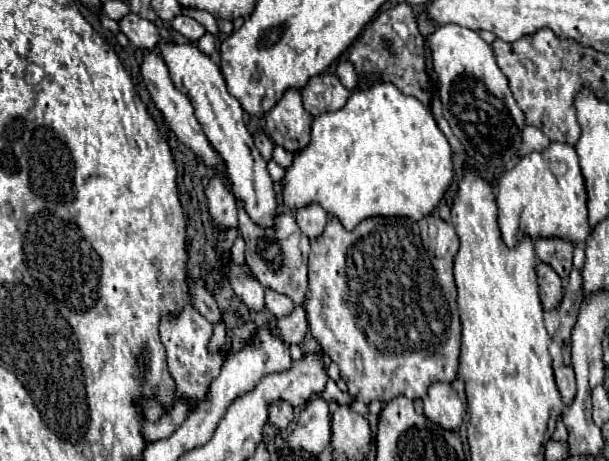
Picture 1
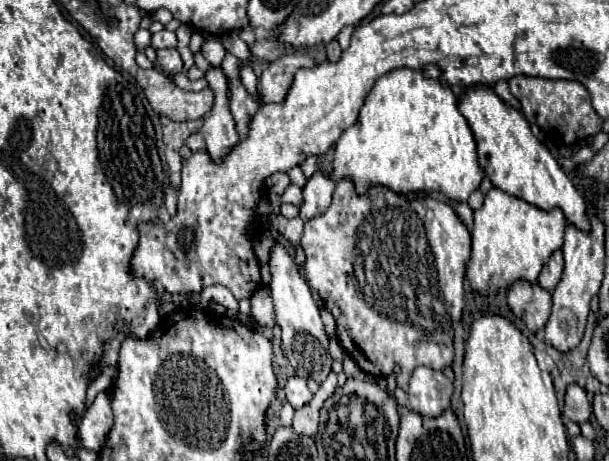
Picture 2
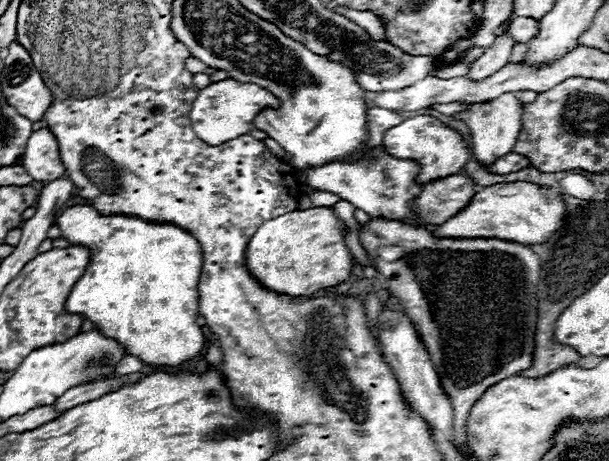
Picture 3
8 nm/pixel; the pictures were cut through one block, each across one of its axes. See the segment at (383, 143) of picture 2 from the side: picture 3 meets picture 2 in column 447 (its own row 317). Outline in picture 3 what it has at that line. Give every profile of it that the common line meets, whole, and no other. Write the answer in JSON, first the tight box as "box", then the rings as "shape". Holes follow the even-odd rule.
{"box":[56,206,204,370],"shape":[[[92,206],[66,208],[56,224],[70,244],[82,244],[90,250],[90,264],[66,300],[66,310],[70,314],[82,314],[94,322],[106,338],[114,338],[128,354],[136,356],[152,370],[176,370],[202,352],[204,332],[196,324],[196,286],[202,268],[202,250],[194,236],[172,224],[144,222],[140,218],[120,214],[100,216]]]}

